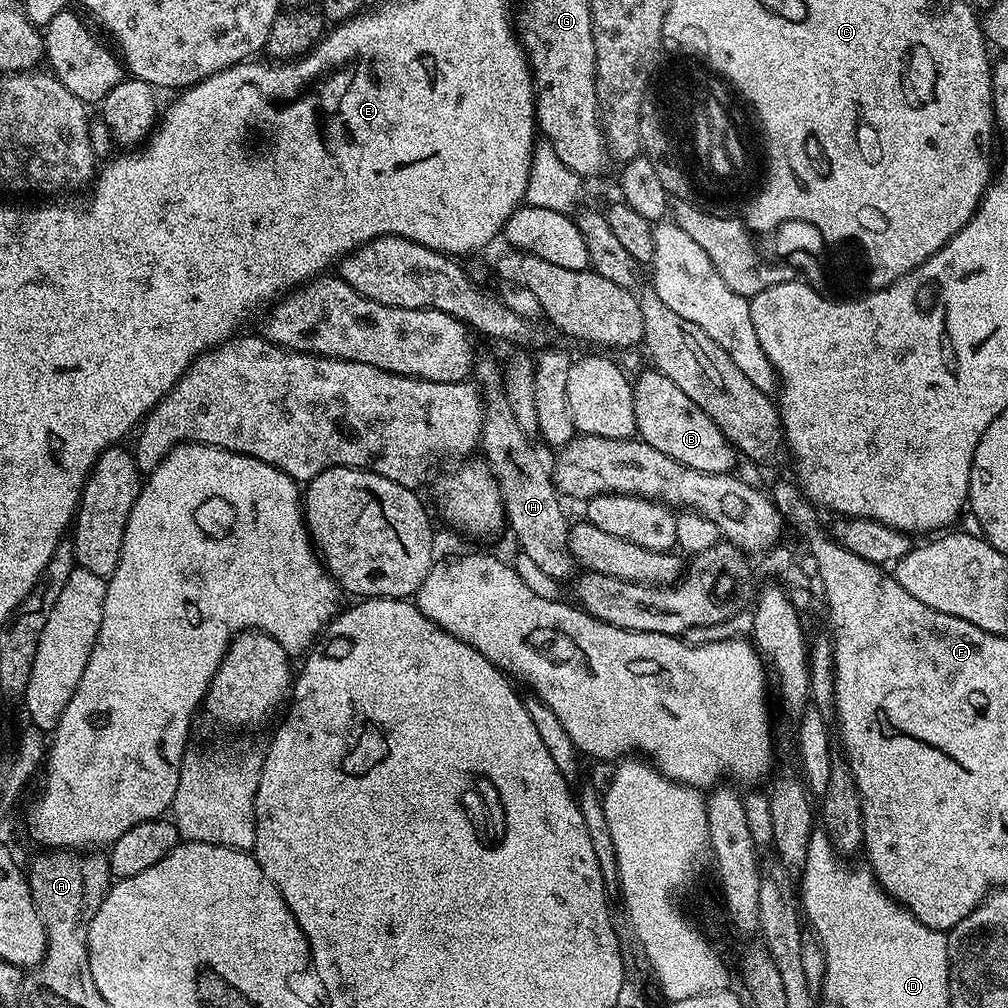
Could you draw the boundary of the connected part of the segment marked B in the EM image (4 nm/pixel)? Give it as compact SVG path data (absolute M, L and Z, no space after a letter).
M641 371L641 376L635 377L632 386L636 436L654 446L654 450L662 450L662 454L674 458L674 462L682 462L682 466L690 466L706 474L732 472L732 463L738 460L738 453L722 430L718 430L716 423L694 402L690 402L690 398L686 398L686 394L666 378L666 374L647 371Z

